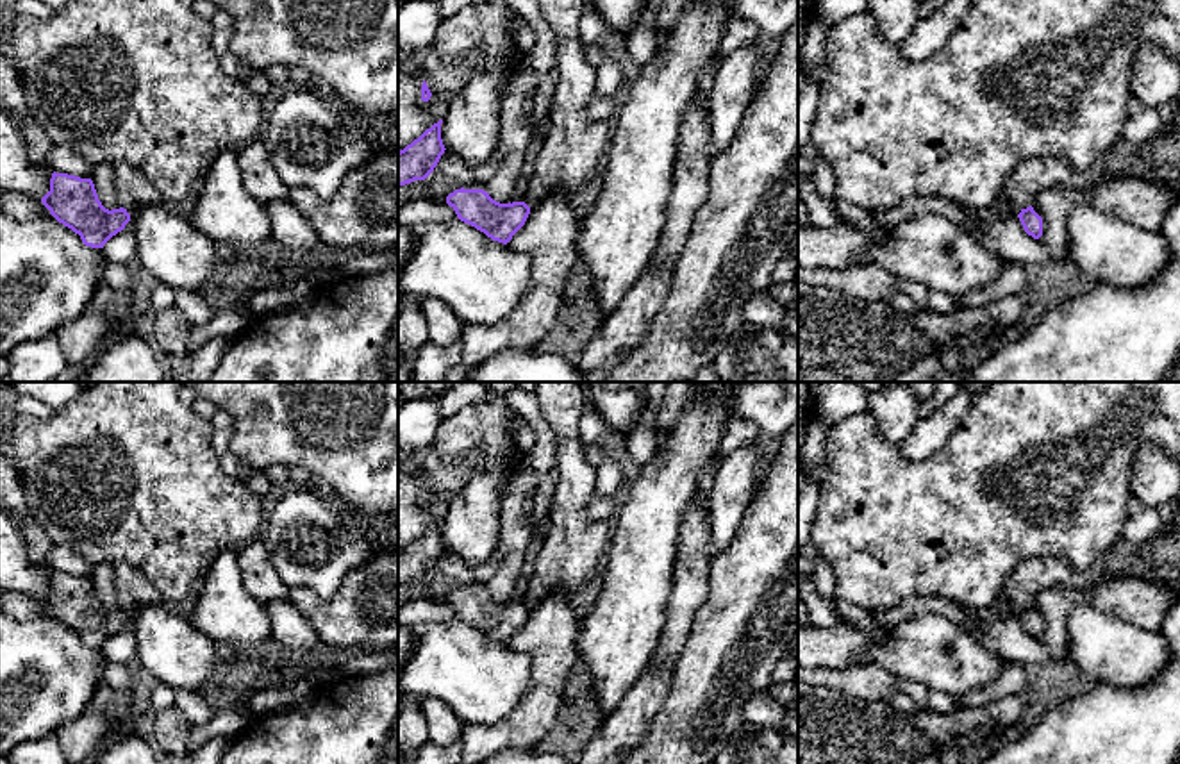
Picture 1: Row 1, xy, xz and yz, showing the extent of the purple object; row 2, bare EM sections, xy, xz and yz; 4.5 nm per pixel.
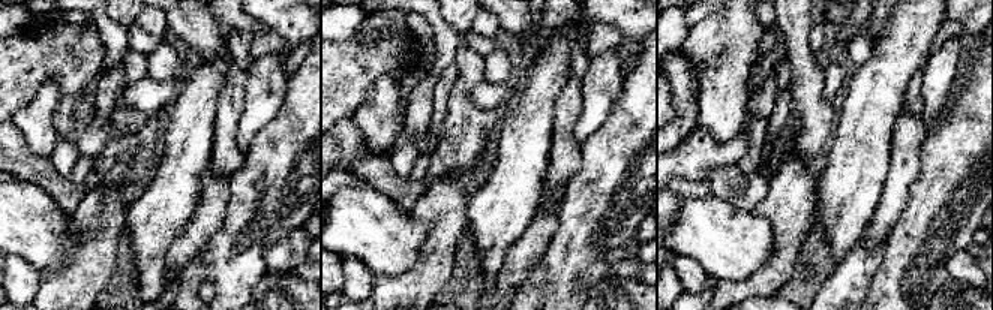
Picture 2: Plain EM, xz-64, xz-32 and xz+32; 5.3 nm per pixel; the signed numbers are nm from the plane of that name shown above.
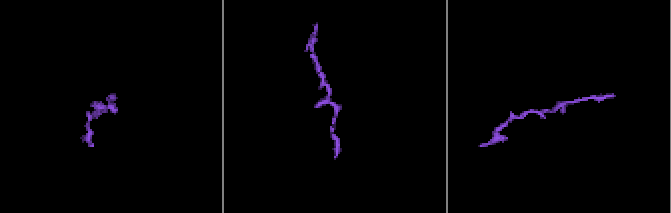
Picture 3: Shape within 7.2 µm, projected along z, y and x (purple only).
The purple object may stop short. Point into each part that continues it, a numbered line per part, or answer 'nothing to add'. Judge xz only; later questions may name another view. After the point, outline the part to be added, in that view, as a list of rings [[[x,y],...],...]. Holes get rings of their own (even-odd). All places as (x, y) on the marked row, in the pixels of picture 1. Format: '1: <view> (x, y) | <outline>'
nothing to add

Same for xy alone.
nothing to add

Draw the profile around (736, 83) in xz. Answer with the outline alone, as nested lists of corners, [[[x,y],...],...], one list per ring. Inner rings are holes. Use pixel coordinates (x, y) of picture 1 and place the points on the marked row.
[[[755,43],[743,46],[716,64],[714,84],[707,102],[712,157],[721,154],[737,136],[759,89]]]

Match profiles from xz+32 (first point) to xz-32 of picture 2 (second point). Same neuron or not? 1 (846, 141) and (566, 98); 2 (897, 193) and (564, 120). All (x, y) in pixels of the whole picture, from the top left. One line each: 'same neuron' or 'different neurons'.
1: different neurons
2: same neuron

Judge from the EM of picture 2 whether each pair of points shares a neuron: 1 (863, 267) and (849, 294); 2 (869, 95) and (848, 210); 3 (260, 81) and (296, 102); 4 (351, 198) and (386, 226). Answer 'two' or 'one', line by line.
1: one
2: one
3: two
4: one

